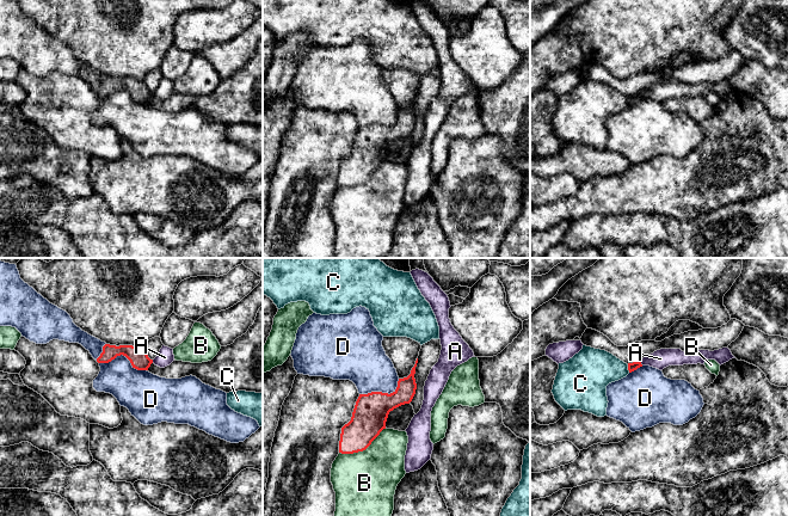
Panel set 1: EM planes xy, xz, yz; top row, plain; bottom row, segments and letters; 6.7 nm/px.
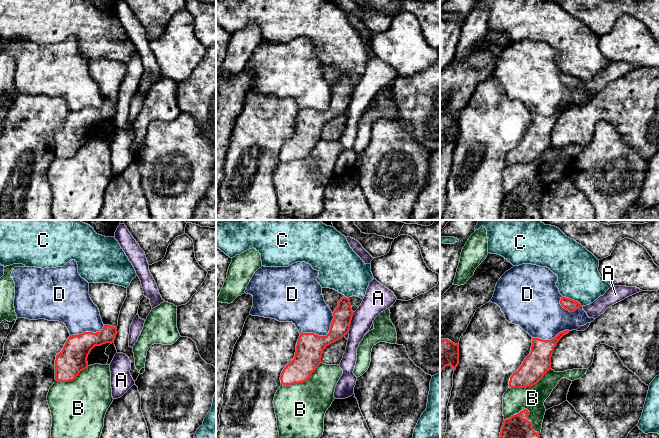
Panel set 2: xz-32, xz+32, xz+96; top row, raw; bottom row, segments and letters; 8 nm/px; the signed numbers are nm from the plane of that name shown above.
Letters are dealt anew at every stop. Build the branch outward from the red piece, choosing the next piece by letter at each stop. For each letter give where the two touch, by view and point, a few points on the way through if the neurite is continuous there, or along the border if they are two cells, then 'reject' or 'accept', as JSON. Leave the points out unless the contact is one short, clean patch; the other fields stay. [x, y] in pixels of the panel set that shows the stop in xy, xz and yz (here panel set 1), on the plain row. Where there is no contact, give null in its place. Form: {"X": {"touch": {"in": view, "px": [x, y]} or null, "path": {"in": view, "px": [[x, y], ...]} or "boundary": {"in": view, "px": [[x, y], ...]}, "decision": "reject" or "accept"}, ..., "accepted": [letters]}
{"A": {"touch": {"in": "yz", "px": [640, 94]}, "boundary": {"in": "yz", "px": [[638, 93], [642, 97]]}, "decision": "reject"}, "B": {"touch": {"in": "xz", "px": [363, 182]}, "decision": "reject"}, "C": {"touch": {"in": "yz", "px": [628, 100]}, "boundary": {"in": "yz", "px": [[627, 97], [629, 104]]}, "decision": "reject"}, "D": {"touch": {"in": "xy", "px": [123, 87]}, "decision": "reject"}, "accepted": []}

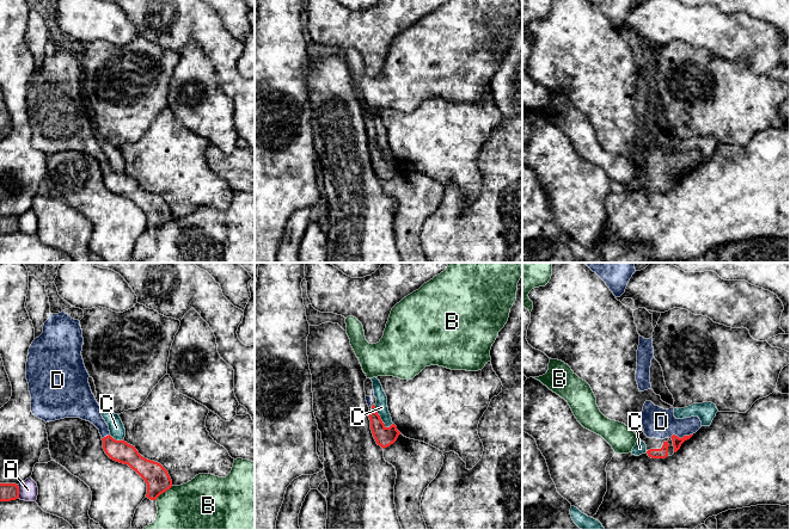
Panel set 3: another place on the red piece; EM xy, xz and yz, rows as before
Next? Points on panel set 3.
{"A": {"touch": {"in": "xy", "px": [18, 223]}, "decision": "reject"}, "B": {"touch": {"in": "xy", "px": [164, 223]}, "decision": "reject"}, "C": {"touch": {"in": "xz", "px": [381, 153]}, "decision": "reject"}, "D": {"touch": {"in": "yz", "px": [680, 171]}, "path": {"in": "yz", "px": [[677, 174], [680, 171], [668, 159], [657, 155]]}, "decision": "accept"}, "accepted": ["D"]}

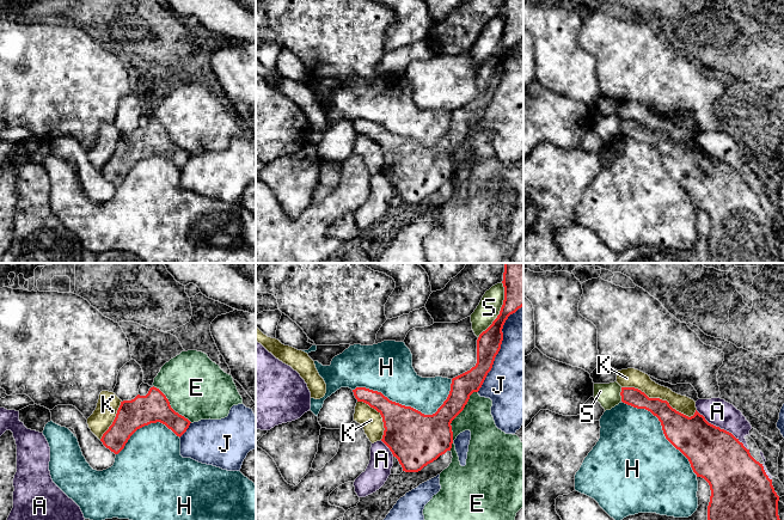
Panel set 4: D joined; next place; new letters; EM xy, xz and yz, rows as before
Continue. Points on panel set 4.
{"A": {"touch": {"in": "yz", "px": [722, 161]}, "decision": "reject"}, "E": {"touch": {"in": "xz", "px": [453, 151]}, "decision": "reject"}, "H": {"touch": {"in": "xz", "px": [410, 139]}, "decision": "reject"}, "J": {"touch": {"in": "xz", "px": [500, 79]}, "decision": "reject"}, "K": {"touch": {"in": "yz", "px": [659, 130]}, "decision": "reject"}, "S": {"touch": {"in": "xz", "px": [501, 42]}, "decision": "reject"}, "accepted": []}

